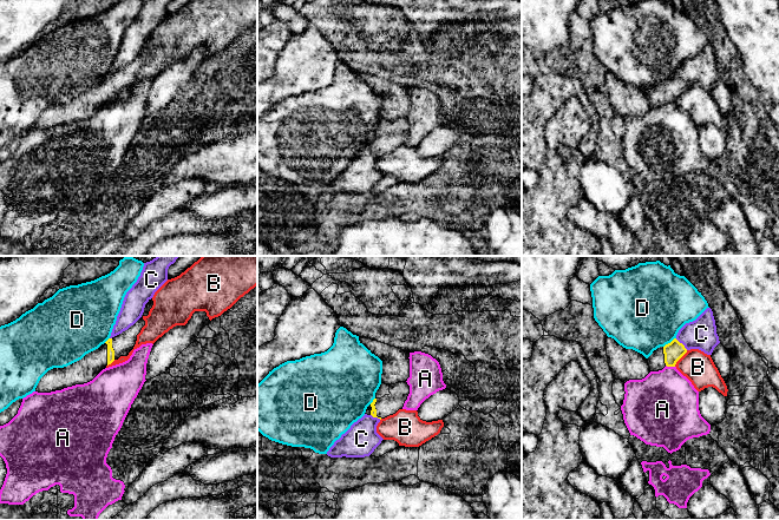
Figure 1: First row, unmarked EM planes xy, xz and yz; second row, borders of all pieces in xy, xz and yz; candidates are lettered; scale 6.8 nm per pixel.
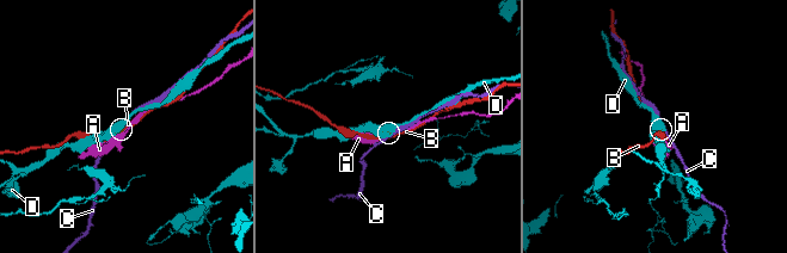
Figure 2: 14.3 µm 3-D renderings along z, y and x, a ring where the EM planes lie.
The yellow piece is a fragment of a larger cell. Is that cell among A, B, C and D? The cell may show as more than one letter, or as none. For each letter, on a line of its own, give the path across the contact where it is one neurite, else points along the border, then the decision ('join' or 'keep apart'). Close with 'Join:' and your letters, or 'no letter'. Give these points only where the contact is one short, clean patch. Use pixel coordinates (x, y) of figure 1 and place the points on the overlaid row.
A: border along yz (666, 364), (674, 367); keep apart
B: border along yz (687, 350), (674, 366); keep apart
C: border along yz (675, 339), (687, 349); keep apart
D: keep apart
Join: no letter

